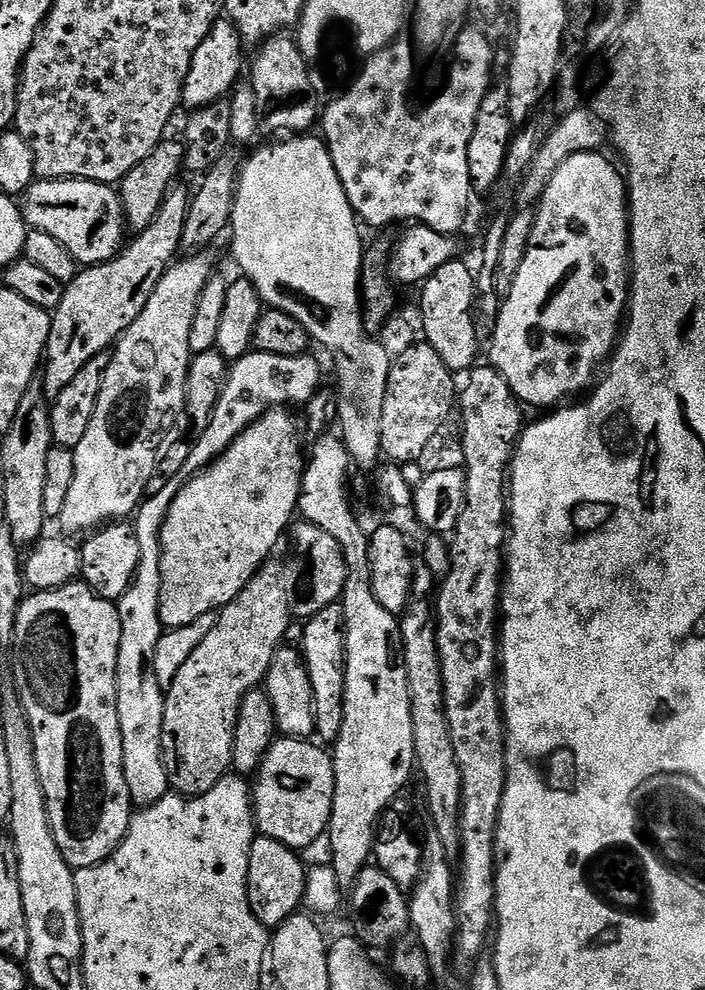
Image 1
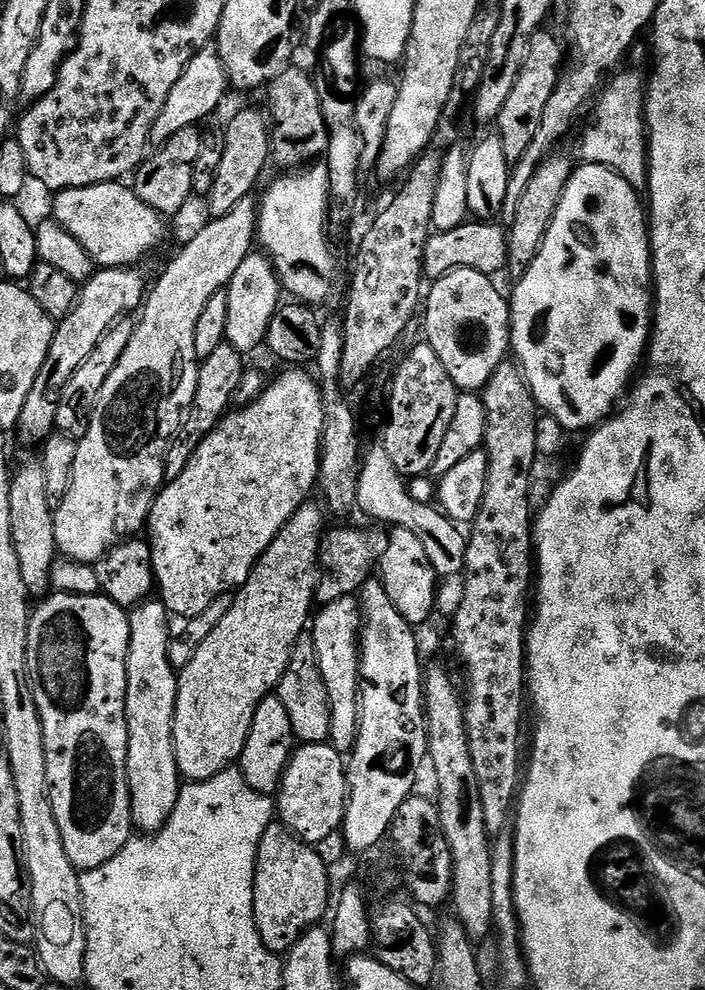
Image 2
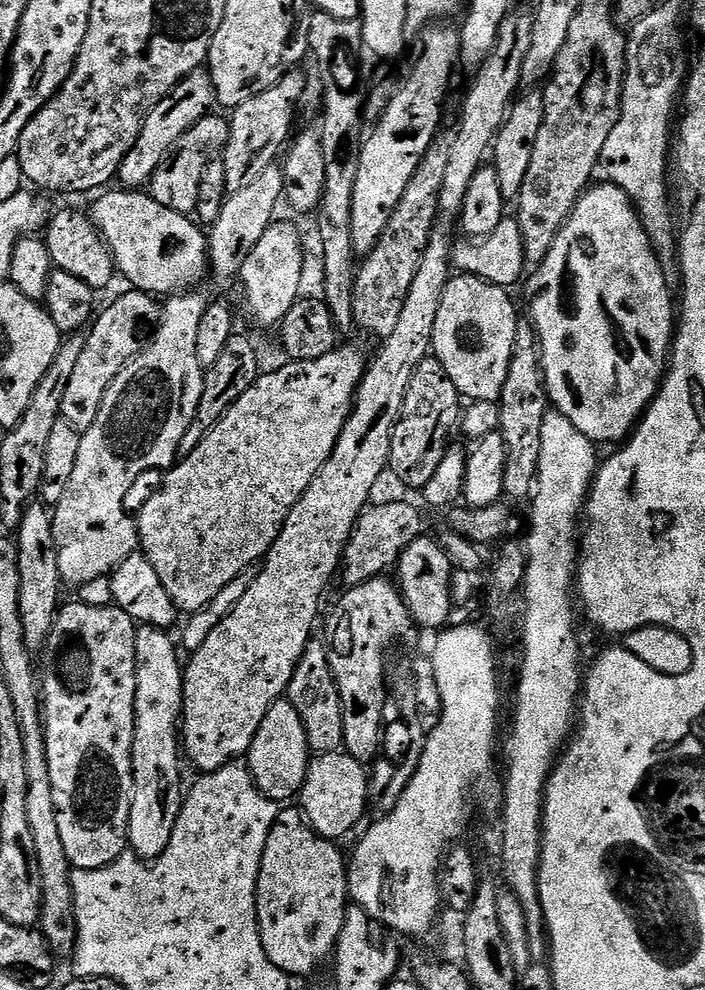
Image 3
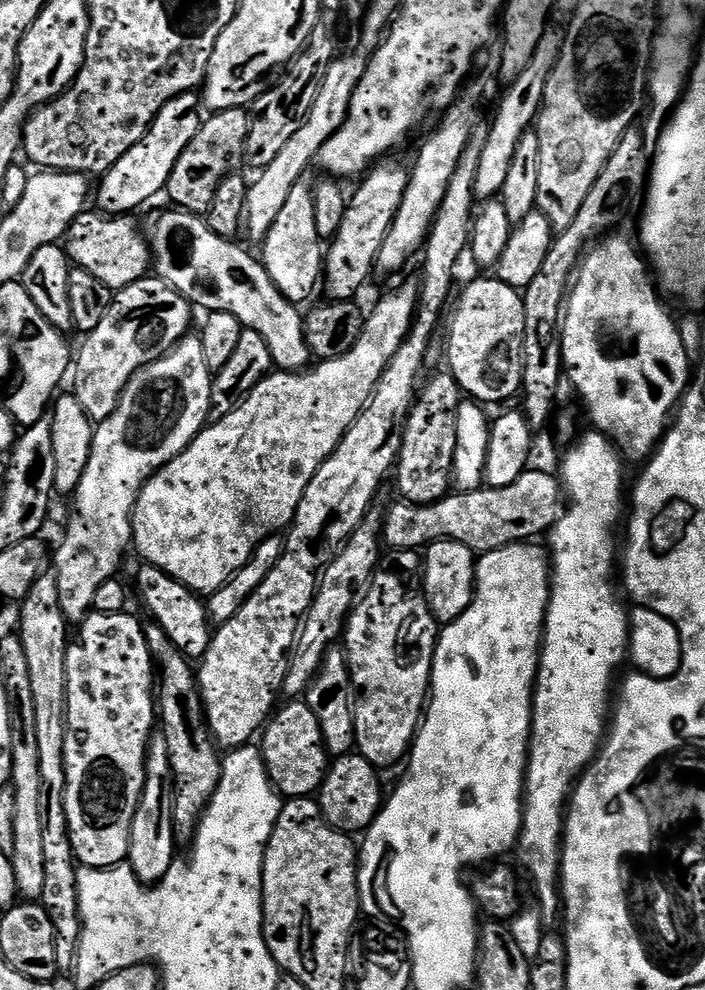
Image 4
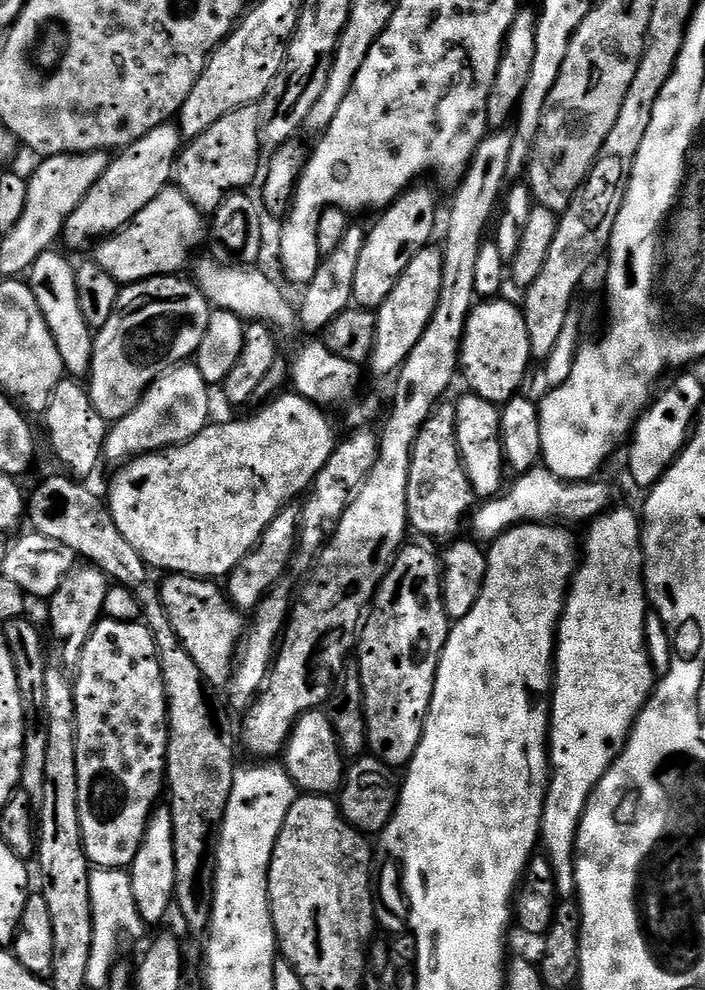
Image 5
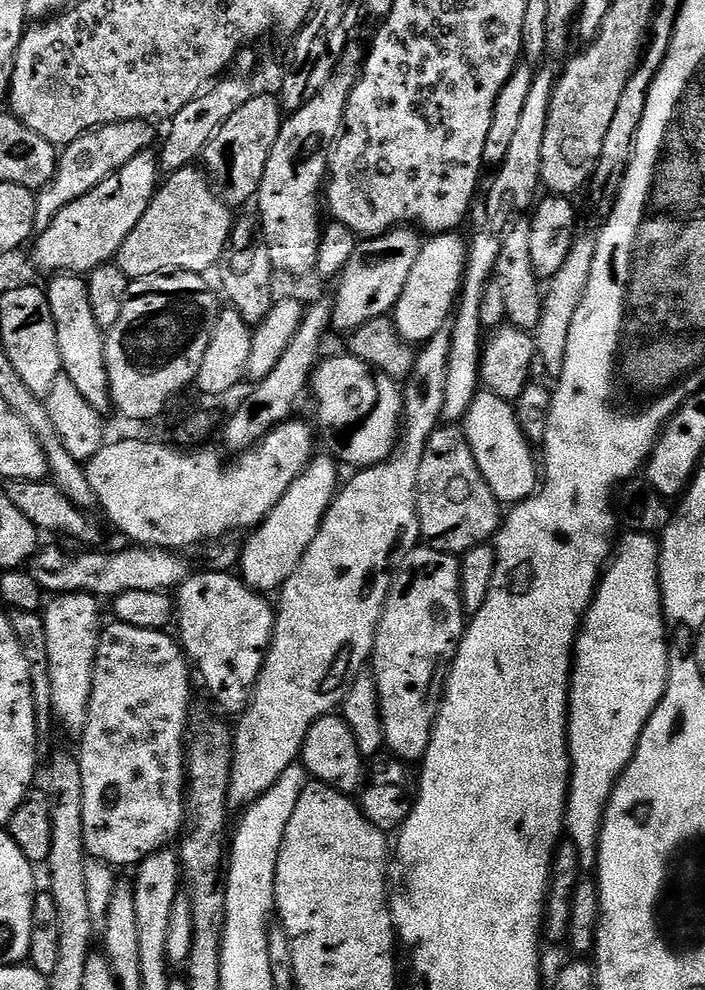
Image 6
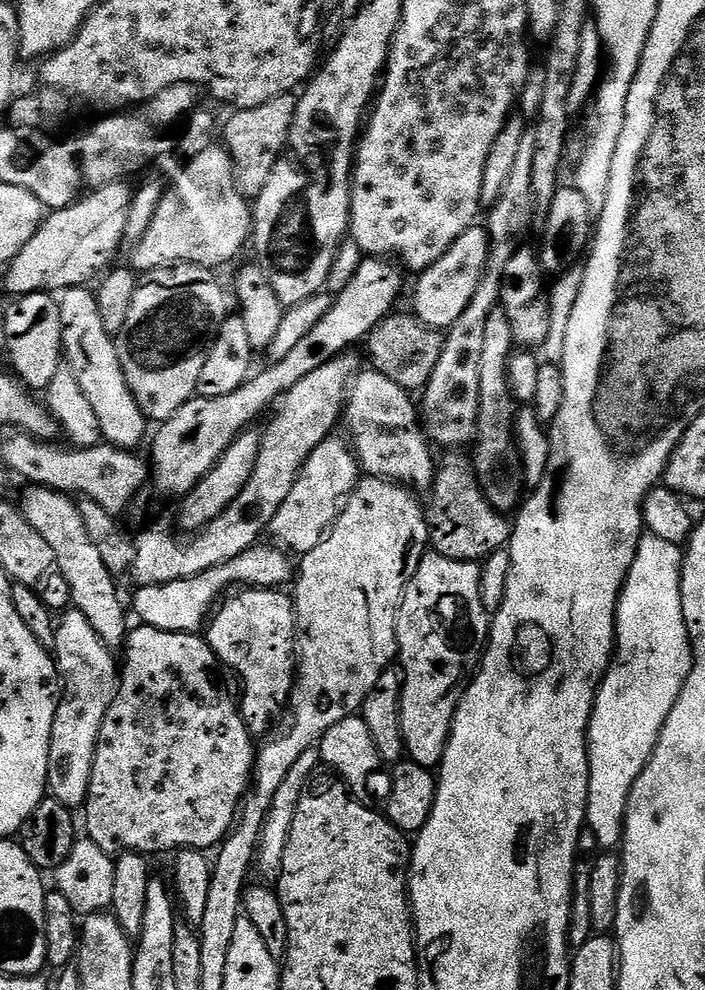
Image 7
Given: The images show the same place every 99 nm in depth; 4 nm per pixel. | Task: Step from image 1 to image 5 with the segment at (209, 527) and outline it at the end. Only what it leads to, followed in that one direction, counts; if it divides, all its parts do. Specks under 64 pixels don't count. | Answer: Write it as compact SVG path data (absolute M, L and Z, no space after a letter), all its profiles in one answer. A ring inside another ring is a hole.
M439 247L418 250L418 254L410 258L410 266L402 270L402 278L398 278L394 290L390 290L386 302L380 305L376 312L376 345L370 357L370 368L378 375L388 376L391 372L393 375L404 365L410 350L418 346L418 338L422 338L442 294L443 270L444 254ZM280 394L269 399L265 404L268 405L249 420L232 420L229 424L212 422L193 440L188 440L185 444L177 444L175 448L166 448L162 452L149 452L146 456L135 457L127 461L121 467L124 469L113 478L112 485L108 488L108 496L106 495L106 503L114 518L114 526L122 530L122 538L126 538L126 542L130 542L130 546L134 546L138 554L142 554L149 568L164 574L198 576L201 580L215 581L217 578L227 577L228 573L233 572L240 565L242 558L246 558L246 554L250 554L256 547L256 543L260 541L270 522L274 522L274 518L278 518L278 514L293 503L292 499L299 492L304 494L311 489L316 475L322 470L322 466L326 466L330 454L338 443L338 435L336 436L335 430L332 429L332 420L328 417L331 415L317 404L312 404L304 396L295 394Z

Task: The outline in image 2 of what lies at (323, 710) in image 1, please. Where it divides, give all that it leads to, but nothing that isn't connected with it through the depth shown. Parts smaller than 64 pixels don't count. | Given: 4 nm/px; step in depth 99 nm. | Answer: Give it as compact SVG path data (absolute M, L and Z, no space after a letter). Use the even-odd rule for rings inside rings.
M352 596L331 601L315 613L310 635L330 698L330 734L328 743L342 754L351 753L360 725L360 626L362 609Z

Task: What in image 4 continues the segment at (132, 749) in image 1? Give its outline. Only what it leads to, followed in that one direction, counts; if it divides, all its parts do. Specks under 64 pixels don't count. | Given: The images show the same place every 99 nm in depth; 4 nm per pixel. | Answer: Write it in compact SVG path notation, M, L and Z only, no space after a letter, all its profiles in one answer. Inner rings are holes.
M162 734L153 735L148 745L148 761L144 764L146 782L134 822L130 830L130 846L127 863L134 874L149 886L160 883L166 870L170 870L172 861L177 859L178 841L174 826L174 806L176 805L176 783L174 770L170 766L166 738Z

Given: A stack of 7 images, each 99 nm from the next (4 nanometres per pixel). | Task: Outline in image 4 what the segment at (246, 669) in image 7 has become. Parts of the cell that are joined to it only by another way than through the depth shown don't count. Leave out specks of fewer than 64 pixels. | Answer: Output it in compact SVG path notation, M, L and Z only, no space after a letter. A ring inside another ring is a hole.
M145 563L143 567L144 569L136 576L136 584L140 587L140 596L144 599L149 614L152 615L151 619L158 626L162 626L162 630L166 630L170 642L174 642L176 649L185 656L203 658L214 635L205 601L197 593L182 586L182 582L170 578L154 565Z

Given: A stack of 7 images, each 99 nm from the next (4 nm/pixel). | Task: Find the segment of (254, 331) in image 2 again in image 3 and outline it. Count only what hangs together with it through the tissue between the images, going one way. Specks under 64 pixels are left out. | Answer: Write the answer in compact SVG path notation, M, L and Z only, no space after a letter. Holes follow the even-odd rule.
M273 222L262 234L262 239L254 250L250 250L250 258L242 266L238 277L239 283L244 283L244 300L252 311L252 316L264 328L275 329L280 319L301 299L300 283L304 276L300 272L288 272L288 263L300 256L300 236L292 224Z

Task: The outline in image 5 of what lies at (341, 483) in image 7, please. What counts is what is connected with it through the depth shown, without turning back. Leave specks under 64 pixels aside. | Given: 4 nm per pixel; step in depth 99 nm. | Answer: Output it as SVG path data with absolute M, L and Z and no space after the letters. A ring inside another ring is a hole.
M295 507L284 508L274 522L262 534L262 538L246 558L233 572L228 573L226 577L226 596L235 608L240 609L241 613L251 613L261 604L272 591L281 583L284 571L289 571L292 563L292 557L296 554L298 547L298 533L300 530L300 512Z

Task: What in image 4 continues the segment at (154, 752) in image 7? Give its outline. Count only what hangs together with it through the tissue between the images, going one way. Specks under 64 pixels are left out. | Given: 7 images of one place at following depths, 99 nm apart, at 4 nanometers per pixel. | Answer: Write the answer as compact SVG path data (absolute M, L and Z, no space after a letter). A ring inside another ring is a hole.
M127 611L114 614L89 612L79 625L80 633L77 636L75 633L69 643L66 654L66 822L72 852L85 868L112 868L127 861L130 830L144 793L144 764L148 761L148 745L154 735L152 727L158 724L158 700L154 695L158 676L154 671L154 657L146 642L145 625L128 615Z

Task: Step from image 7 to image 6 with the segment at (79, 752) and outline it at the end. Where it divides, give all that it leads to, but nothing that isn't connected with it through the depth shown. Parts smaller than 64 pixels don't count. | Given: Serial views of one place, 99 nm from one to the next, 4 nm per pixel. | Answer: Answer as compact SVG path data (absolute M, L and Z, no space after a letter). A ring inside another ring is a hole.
M65 592L53 595L49 600L52 601L49 604L47 601L42 615L46 626L46 650L50 653L52 711L55 719L64 723L66 731L79 734L86 726L90 706L94 662L102 631L101 601L86 592Z

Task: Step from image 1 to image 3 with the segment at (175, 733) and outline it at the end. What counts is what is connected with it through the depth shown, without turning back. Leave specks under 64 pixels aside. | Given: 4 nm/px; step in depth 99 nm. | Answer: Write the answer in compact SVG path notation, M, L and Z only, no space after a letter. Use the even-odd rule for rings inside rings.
M440 230L433 231L429 238L429 244L422 254L421 261L418 262L417 274L414 276L414 282L410 285L409 294L406 296L406 302L402 305L401 314L398 315L398 322L395 323L394 330L390 336L382 340L381 348L377 350L376 357L367 361L364 376L360 380L360 384L356 387L356 395L352 401L352 413L348 416L346 426L342 430L342 434L338 438L338 442L334 446L334 450L330 454L330 458L322 466L322 470L318 470L318 474L310 482L310 486L306 486L306 490L302 494L302 498L298 498L298 502L291 510L288 511L288 517L285 518L283 526L280 528L280 536L268 548L268 555L264 557L259 565L254 582L250 582L250 590L246 590L246 594L242 594L242 602L238 602L238 606L234 606L226 614L226 618L222 618L218 622L218 626L214 626L214 630L210 630L210 638L206 638L206 642L202 642L202 646L198 646L198 650L191 653L190 659L187 661L184 668L184 710L182 713L182 748L186 753L186 760L197 768L197 773L207 774L217 772L222 766L239 761L241 757L247 753L248 747L254 742L254 734L258 734L258 726L262 726L262 718L266 718L266 710L270 710L270 706L274 706L274 702L281 699L287 693L290 686L290 678L296 672L298 662L302 658L302 654L308 649L309 640L313 639L314 632L312 627L316 624L316 615L320 612L320 599L324 596L324 587L328 584L328 579L332 575L337 575L338 569L341 567L341 560L344 557L344 548L351 537L351 532L355 528L355 522L359 518L360 513L364 511L370 504L372 499L372 491L376 488L376 483L380 480L380 475L386 472L388 468L388 459L390 458L390 442L394 438L394 426L400 421L400 411L404 405L406 390L410 386L410 378L418 370L418 366L429 359L430 349L432 347L432 339L434 338L434 320L437 317L439 302L442 299L442 292L446 288L450 277L453 275L452 267L452 250L454 240L451 240L446 233Z

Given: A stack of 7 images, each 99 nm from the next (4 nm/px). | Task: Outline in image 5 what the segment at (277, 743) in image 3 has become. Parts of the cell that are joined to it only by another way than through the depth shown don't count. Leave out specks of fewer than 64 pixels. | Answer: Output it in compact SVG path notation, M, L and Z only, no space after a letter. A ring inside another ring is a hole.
M327 711L307 712L298 718L283 750L282 763L301 793L314 796L339 793L344 782L346 757L340 751L340 743L334 734L334 726L330 726Z

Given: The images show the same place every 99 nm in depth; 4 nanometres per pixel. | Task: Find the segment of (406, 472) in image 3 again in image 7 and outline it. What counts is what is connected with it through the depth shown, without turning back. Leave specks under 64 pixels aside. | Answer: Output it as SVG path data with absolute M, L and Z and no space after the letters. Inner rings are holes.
M448 454L436 465L436 477L427 493L426 519L431 551L439 556L463 560L465 562L483 562L495 552L501 551L508 543L510 524L501 513L490 506L480 484L476 480L474 464L464 454Z

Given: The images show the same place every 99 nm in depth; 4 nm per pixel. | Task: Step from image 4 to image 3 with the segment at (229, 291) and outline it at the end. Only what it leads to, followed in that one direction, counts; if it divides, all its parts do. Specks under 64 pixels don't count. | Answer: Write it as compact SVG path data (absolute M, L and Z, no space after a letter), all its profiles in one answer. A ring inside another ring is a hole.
M119 191L97 195L90 207L92 223L112 253L115 271L119 275L121 272L135 291L157 298L168 298L181 290L195 289L204 272L206 276L210 264L205 229L185 213L170 210L162 206L162 202L154 202L147 191Z

